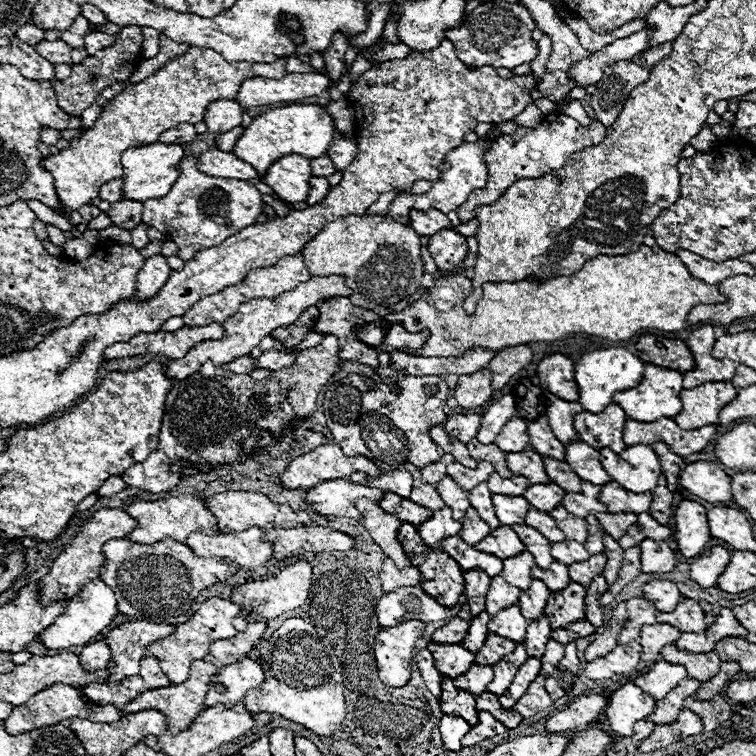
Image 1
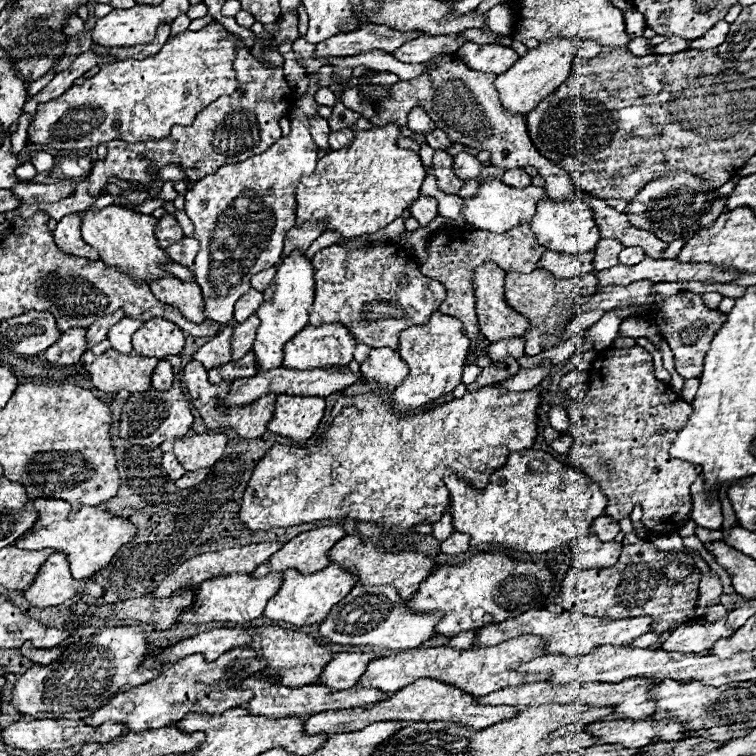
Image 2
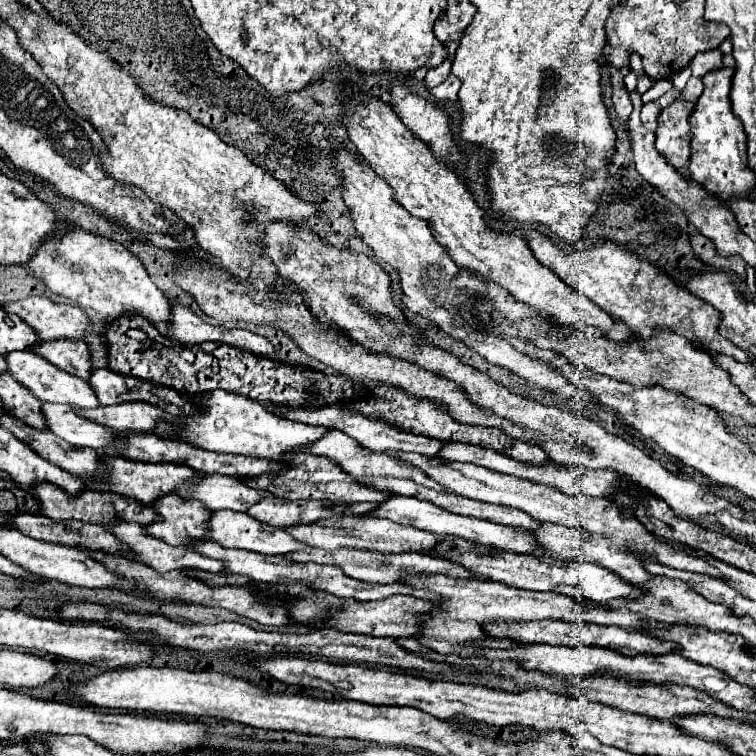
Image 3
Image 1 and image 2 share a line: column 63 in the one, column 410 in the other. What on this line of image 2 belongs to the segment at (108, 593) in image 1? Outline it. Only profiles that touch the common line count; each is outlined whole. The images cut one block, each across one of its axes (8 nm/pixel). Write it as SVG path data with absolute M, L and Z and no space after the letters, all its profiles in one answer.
M356 584L352 592L342 598L319 626L320 636L340 646L376 646L390 650L416 648L434 636L434 626L442 612L410 614L406 602L392 586L362 586Z

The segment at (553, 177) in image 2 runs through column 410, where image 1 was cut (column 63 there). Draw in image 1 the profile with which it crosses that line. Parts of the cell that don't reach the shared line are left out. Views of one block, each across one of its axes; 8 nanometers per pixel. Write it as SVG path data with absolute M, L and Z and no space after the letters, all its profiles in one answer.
M124 26L120 34L114 36L114 44L110 48L104 48L102 52L96 52L94 56L88 56L82 64L72 64L72 74L66 80L54 80L54 90L58 96L60 108L70 116L80 116L88 106L92 106L98 98L98 94L108 88L114 82L126 80L132 76L134 68L138 66L140 54L142 54L142 32L138 26Z

